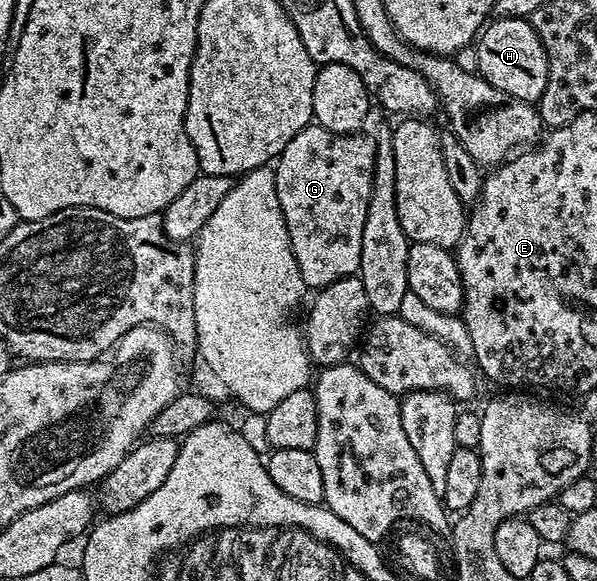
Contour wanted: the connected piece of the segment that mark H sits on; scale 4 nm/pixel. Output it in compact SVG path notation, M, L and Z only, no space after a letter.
M495 18L478 35L473 47L477 54L479 77L493 84L493 88L517 96L517 100L538 103L547 87L547 53L528 19Z

